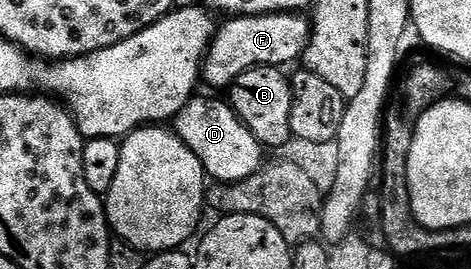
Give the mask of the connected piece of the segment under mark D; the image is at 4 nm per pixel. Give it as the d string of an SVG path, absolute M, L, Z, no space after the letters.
M194 96L187 105L182 108L177 117L172 119L172 129L191 148L203 164L206 175L214 183L224 184L227 182L238 182L247 180L247 176L261 169L266 161L266 147L262 146L228 101L201 98Z

